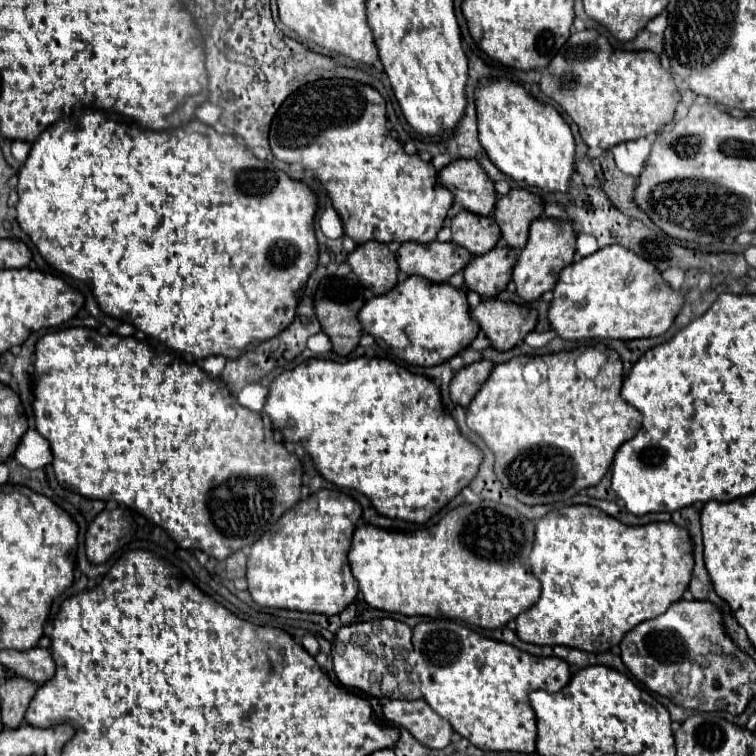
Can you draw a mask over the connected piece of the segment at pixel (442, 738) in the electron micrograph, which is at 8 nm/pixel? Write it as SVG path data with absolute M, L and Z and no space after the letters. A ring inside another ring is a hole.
M389 700L383 704L383 714L395 726L411 732L425 748L445 748L451 742L453 728L425 700Z

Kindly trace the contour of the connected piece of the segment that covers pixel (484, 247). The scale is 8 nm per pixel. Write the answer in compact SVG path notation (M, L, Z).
M461 210L455 218L451 218L451 242L467 248L473 256L489 252L497 246L501 234L499 226L493 218L471 214Z

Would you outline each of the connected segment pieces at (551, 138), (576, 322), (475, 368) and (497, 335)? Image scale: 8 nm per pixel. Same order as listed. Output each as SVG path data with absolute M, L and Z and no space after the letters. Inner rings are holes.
M483 80L475 92L479 142L485 148L489 160L511 180L523 182L543 192L567 192L571 176L575 172L575 138L569 124L561 118L555 108L547 108L533 100L529 92L509 80Z
M613 244L559 272L549 304L549 322L551 330L563 340L635 340L667 332L681 306L683 296L663 282L651 262Z
M487 360L475 362L465 366L463 370L455 372L451 386L449 386L449 396L455 404L467 408L469 402L473 400L473 396L477 394L477 390L483 386L483 382L487 380L487 376L491 374L493 364Z
M489 298L489 300L481 300L481 304L477 308L471 310L471 318L481 326L481 330L485 332L485 336L491 342L491 348L499 350L499 352L507 352L511 350L515 344L519 344L537 324L537 312L529 310L525 306L513 304L513 302L501 302L497 298Z

